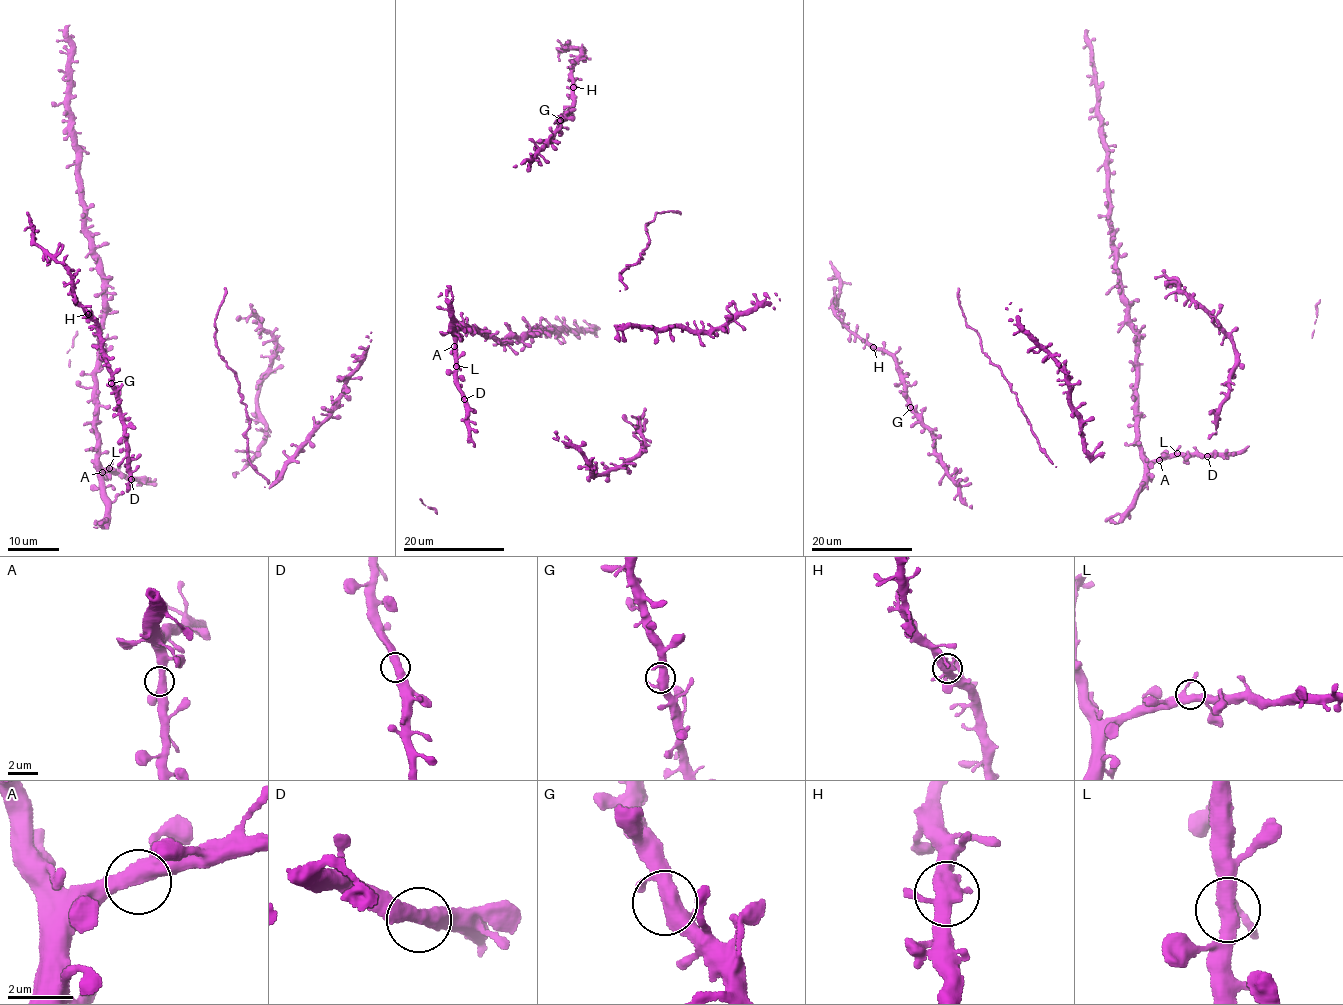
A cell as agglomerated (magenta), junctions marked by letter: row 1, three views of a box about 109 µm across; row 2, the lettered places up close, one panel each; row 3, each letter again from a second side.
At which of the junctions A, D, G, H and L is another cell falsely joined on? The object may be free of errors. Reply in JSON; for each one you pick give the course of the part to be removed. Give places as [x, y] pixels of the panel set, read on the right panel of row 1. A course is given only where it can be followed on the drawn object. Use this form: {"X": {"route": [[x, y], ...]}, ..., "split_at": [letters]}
{"split_at": []}

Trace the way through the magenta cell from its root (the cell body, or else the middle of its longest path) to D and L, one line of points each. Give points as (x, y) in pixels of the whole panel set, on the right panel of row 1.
D: (1159, 456), (1200, 453), (1207, 456)
L: (1159, 456), (1177, 453)

